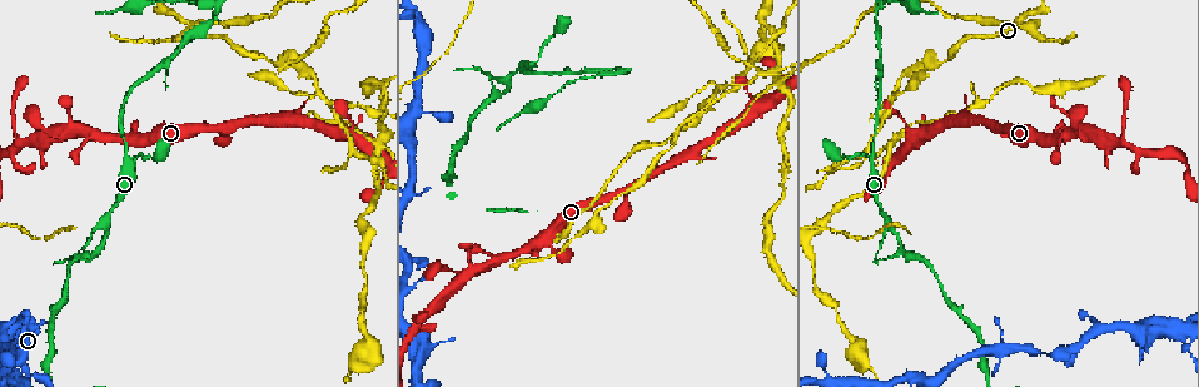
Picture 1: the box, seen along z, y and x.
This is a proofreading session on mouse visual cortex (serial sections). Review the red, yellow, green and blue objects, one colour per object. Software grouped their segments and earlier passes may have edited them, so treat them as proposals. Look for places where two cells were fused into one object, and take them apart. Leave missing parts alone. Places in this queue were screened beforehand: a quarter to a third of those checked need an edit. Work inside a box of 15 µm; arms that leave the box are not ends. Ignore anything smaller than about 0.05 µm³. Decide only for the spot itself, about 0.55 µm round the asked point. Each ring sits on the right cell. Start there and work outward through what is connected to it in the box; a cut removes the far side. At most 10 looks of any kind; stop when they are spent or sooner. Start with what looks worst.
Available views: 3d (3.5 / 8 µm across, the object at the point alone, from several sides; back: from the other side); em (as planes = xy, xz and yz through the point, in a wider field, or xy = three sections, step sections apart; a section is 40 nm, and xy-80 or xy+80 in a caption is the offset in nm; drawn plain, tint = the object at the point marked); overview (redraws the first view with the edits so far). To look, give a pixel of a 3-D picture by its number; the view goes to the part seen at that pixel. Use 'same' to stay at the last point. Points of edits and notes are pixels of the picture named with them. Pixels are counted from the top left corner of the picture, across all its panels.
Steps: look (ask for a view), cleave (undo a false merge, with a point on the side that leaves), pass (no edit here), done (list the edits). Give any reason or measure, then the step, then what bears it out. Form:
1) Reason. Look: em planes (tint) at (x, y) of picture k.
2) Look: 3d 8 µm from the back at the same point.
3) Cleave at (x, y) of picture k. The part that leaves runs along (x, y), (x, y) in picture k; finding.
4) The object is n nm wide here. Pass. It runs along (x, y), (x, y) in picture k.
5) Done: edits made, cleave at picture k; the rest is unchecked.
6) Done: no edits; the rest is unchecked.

Thick turns thin. Look: 3d 8 µm at (317, 91) of picture 1.

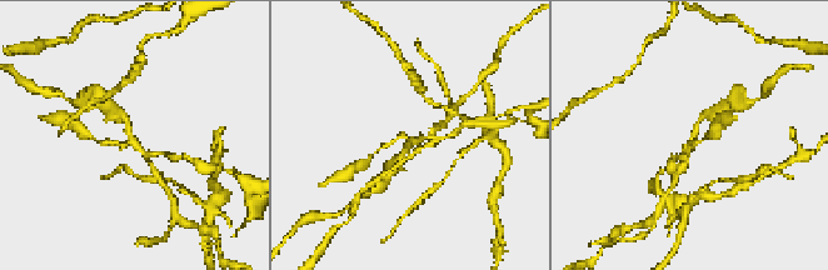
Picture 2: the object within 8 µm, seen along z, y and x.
Look: 3d 3.5 µm at (412, 142) of picture 2.

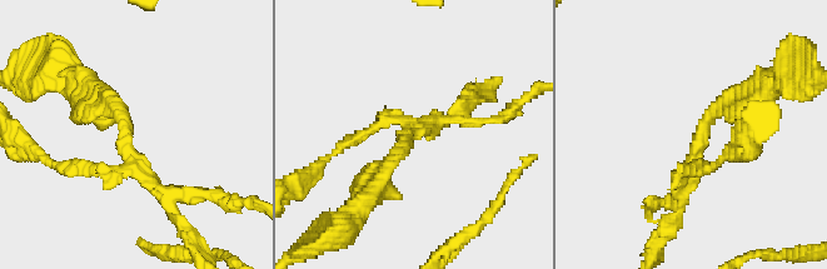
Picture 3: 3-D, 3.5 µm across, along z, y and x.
3 arms meet here; the arms are 150, 150, 200 nm wide; shape alone is not enough. Look: em planes (tint) at (413, 134) of picture 3.

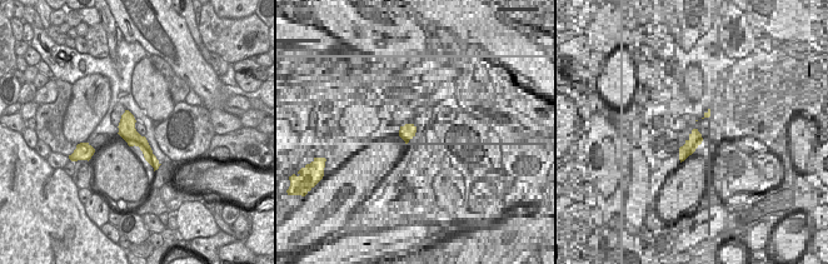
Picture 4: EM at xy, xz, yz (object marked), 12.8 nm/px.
Cleave at (81, 167) of picture 3. A second cell is stuck on.

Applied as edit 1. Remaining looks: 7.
Look: overview.

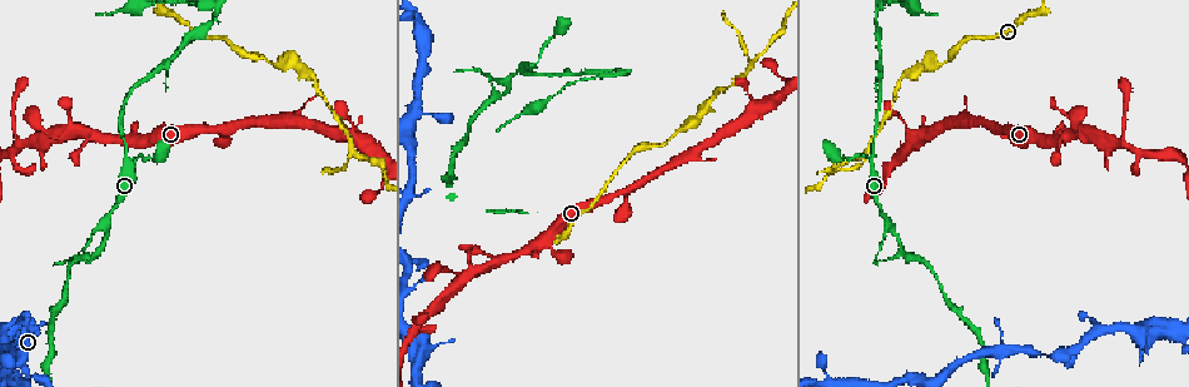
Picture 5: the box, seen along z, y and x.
Arms part here. Look: 3d 8 µm at (354, 152) of picture 5.

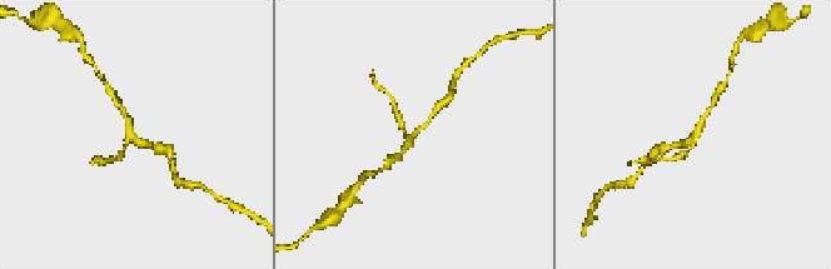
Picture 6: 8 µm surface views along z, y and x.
Look: 3d 3.5 µm from the back at (697, 136) of picture 6.

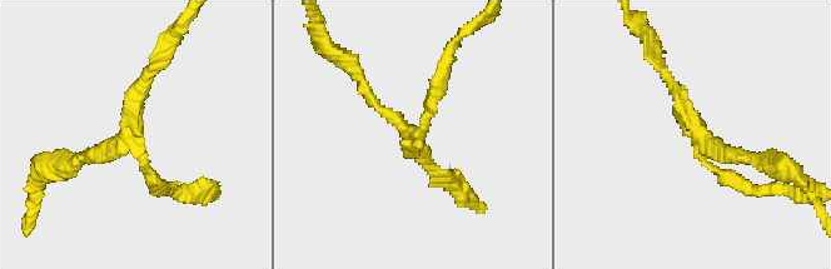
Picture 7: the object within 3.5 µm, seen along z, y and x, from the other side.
Need the tissue. Look: em xy step 2 (tint) at (697, 132) of picture 7.

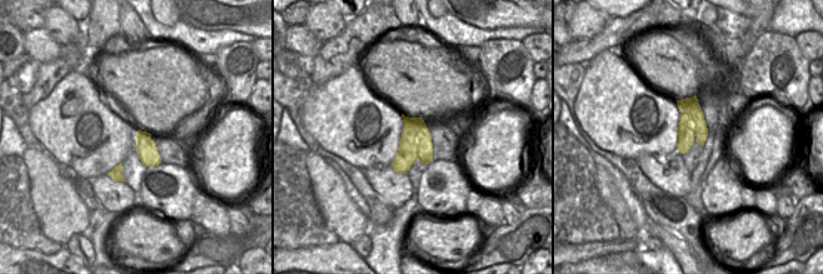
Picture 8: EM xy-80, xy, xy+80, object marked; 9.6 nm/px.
Cleave at (152, 182) of picture 7. A second cell is stuck on.

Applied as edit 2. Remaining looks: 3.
Branch point. Look: 3d 3.5 µm at (23, 147) of picture 5.

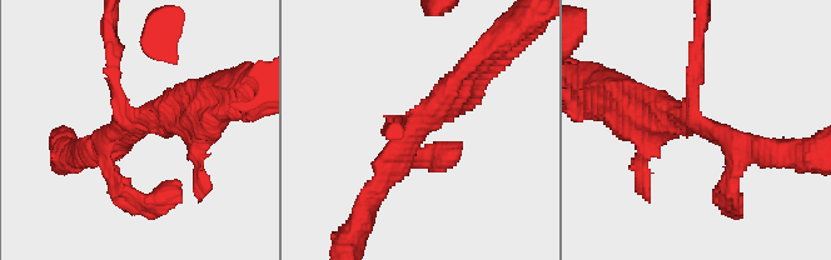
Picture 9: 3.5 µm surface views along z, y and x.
3 arms meet here; the arms are 150, 300, 350 nm wide. Look: em xy step 5 (tint) at (417, 128) of picture 9.

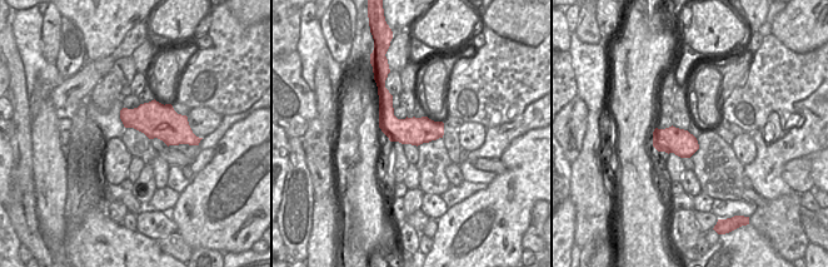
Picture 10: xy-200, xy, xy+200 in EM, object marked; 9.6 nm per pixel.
Pass. It runs along (380, 88), (402, 130), (439, 134) in picture 10; one cell here.

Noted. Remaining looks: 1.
Done: edits made, cleave at picture 3, cleave at picture 7; the rest is unchecked.

